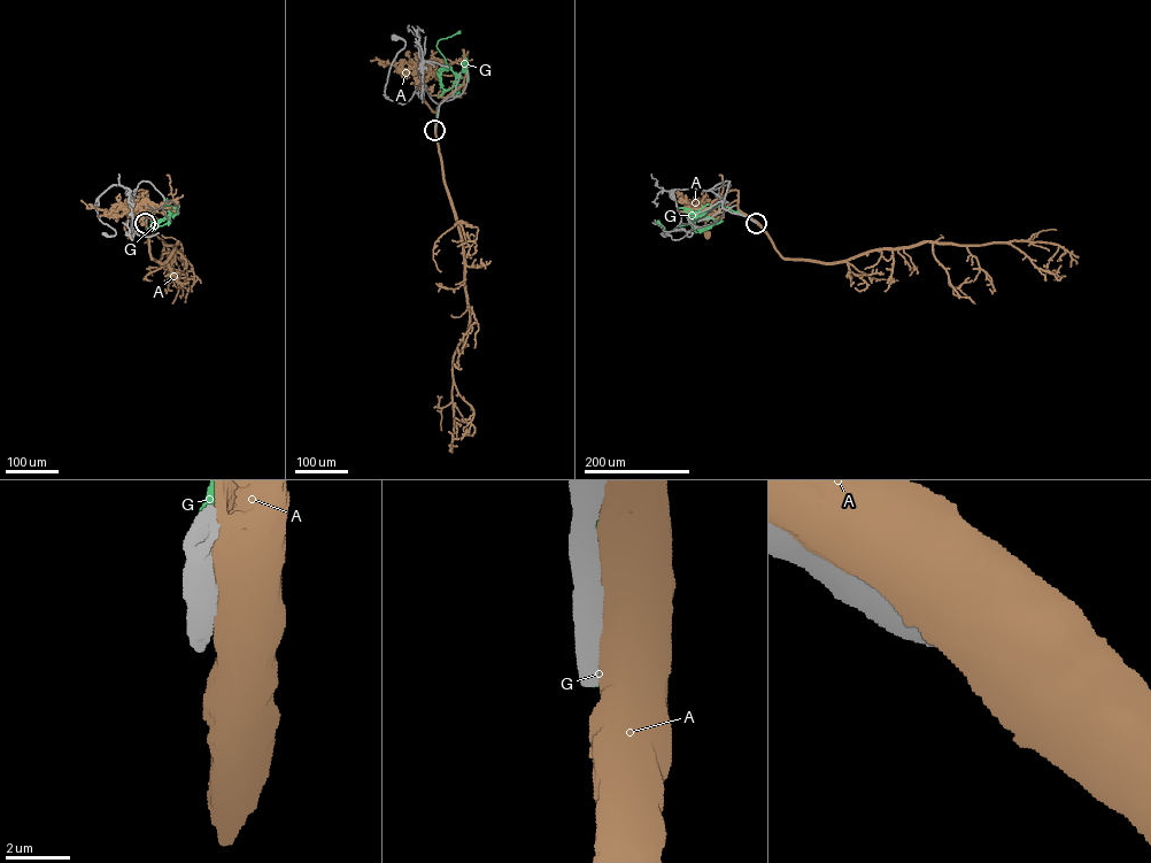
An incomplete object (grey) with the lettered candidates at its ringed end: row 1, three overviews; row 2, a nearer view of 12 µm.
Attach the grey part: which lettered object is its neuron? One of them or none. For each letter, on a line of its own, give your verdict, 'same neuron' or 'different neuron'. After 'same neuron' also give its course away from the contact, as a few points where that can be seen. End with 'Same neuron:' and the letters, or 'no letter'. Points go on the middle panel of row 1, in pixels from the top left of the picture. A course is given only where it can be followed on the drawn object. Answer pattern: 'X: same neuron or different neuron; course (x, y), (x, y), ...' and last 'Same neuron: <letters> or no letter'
A: different neuron
G: different neuron
Same neuron: no letter

